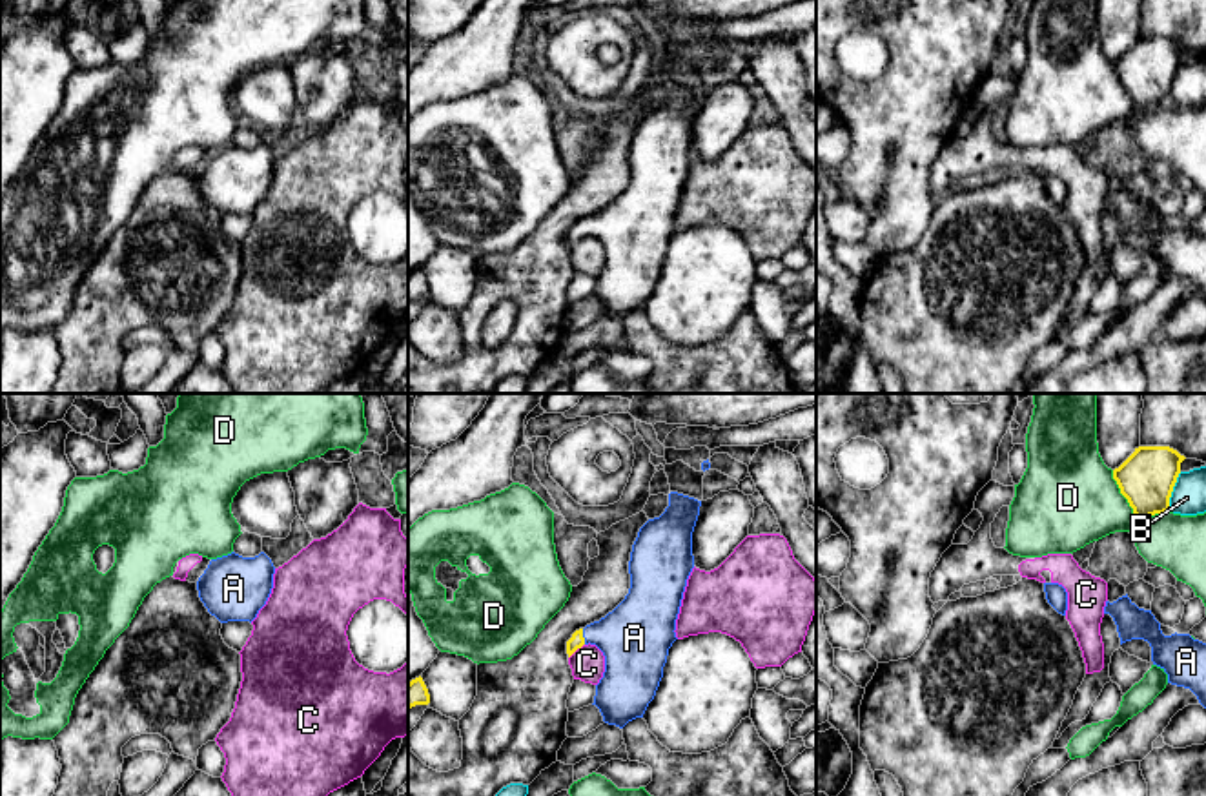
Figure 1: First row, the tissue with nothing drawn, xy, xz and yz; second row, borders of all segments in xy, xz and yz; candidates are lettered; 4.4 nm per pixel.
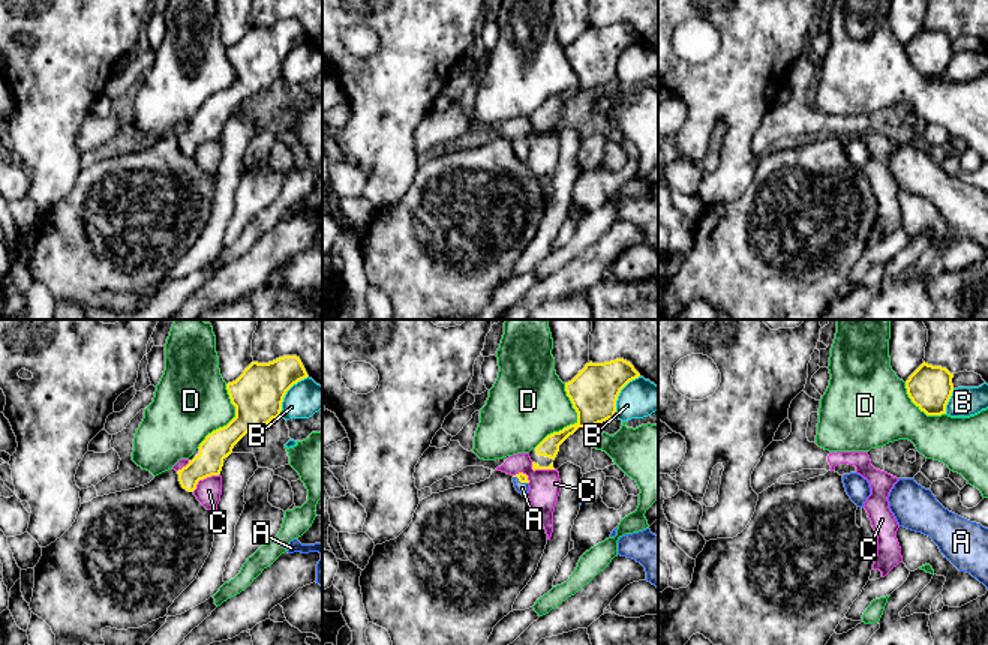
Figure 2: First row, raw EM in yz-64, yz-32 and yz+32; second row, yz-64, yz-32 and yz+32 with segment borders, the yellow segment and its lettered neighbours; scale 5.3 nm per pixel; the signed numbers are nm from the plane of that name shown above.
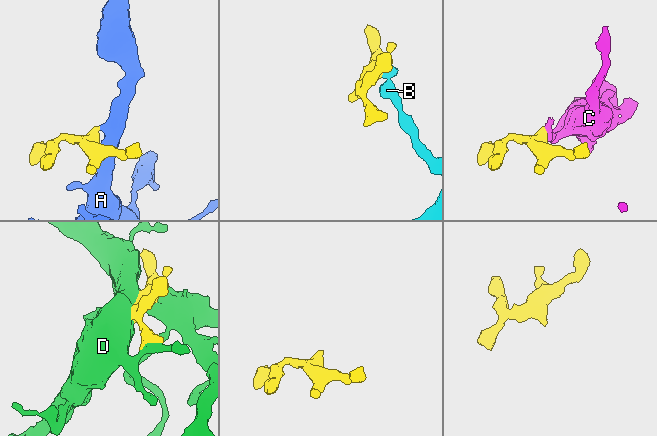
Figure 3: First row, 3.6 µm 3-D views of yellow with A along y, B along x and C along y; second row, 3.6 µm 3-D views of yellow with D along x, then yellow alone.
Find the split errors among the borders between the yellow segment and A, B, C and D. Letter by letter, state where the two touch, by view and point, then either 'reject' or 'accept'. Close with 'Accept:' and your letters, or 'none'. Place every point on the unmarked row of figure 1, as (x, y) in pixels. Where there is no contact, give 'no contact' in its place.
A: xz (582, 228) | accept
B: yz (1172, 82) | reject
C: xz (576, 241) | reject
D: yz (1132, 99) | reject
Accept: A

